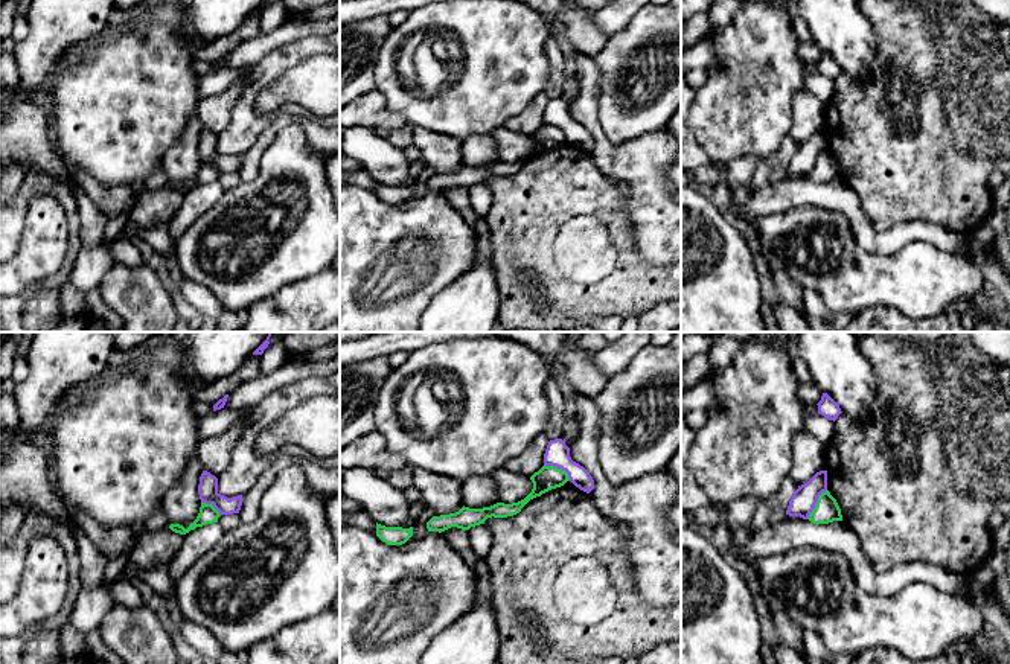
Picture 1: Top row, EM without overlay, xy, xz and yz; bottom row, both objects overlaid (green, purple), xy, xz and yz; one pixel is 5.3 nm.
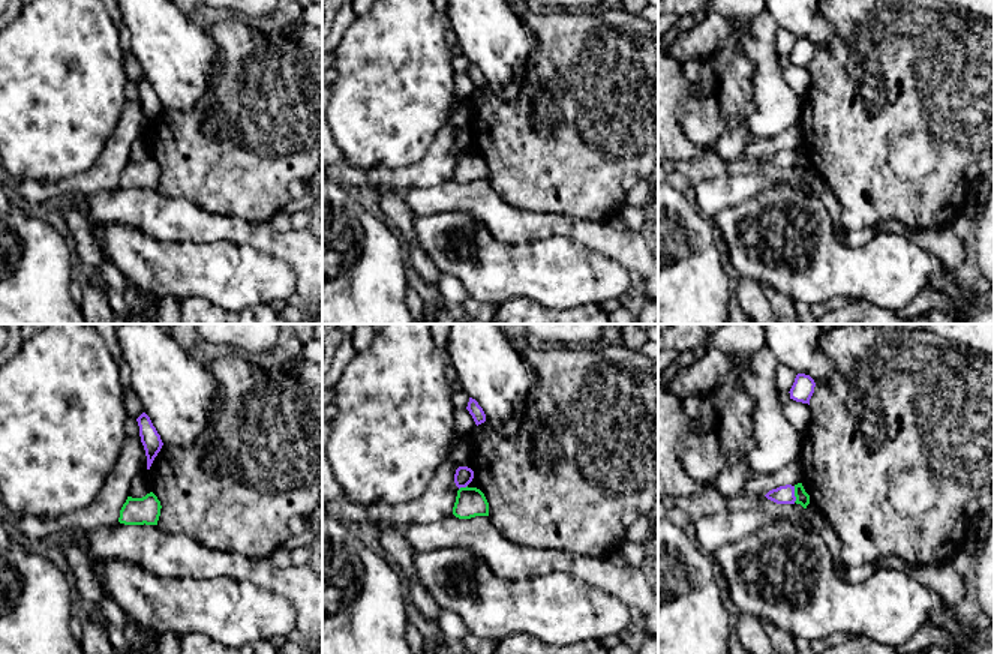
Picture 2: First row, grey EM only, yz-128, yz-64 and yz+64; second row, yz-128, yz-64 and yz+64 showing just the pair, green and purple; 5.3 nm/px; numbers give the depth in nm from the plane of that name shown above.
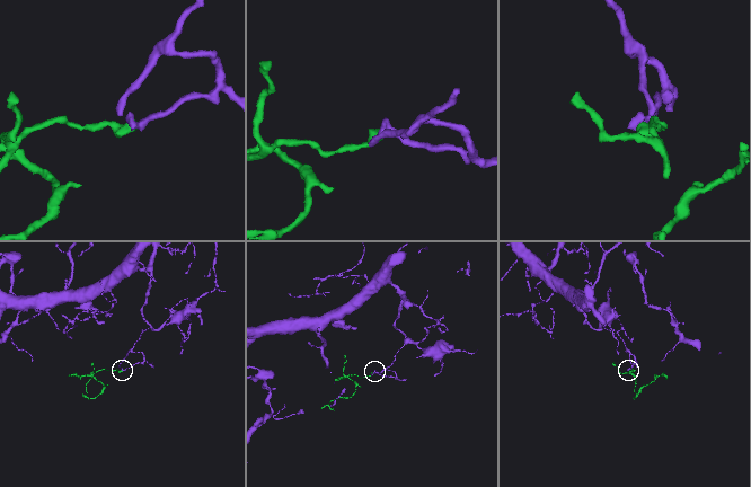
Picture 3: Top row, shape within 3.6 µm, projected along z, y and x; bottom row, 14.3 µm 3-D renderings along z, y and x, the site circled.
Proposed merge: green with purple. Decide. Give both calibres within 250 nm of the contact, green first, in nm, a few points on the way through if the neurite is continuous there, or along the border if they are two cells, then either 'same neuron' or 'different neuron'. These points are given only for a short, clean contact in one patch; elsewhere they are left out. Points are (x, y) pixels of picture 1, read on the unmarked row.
calibres 130 and 130 nm; border yz (826, 148), (806, 177); different neuron

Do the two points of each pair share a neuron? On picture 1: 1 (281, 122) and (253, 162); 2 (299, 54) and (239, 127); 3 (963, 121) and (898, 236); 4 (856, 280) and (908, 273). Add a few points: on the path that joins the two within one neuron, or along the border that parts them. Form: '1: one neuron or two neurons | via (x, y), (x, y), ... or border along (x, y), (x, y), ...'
1: one neuron | via (271, 131), (255, 153)
2: one neuron | via (278, 63), (252, 89), (246, 105)
3: two neurons | border along (872, 224), (878, 230), (907, 221), (942, 227)
4: one neuron | via (869, 280), (896, 280)

